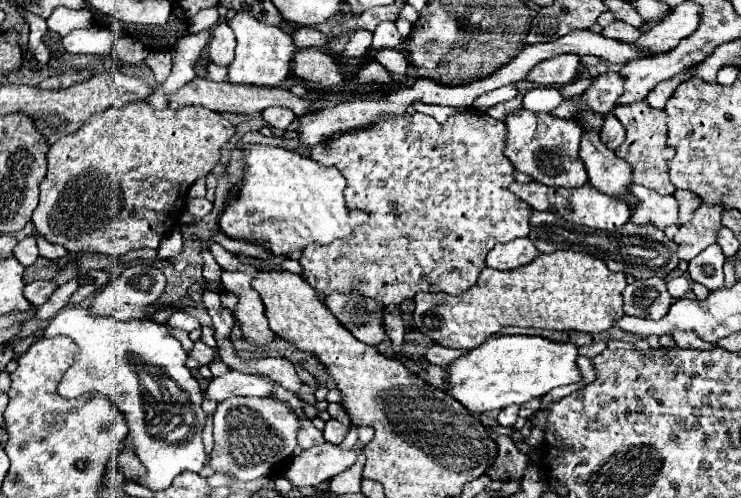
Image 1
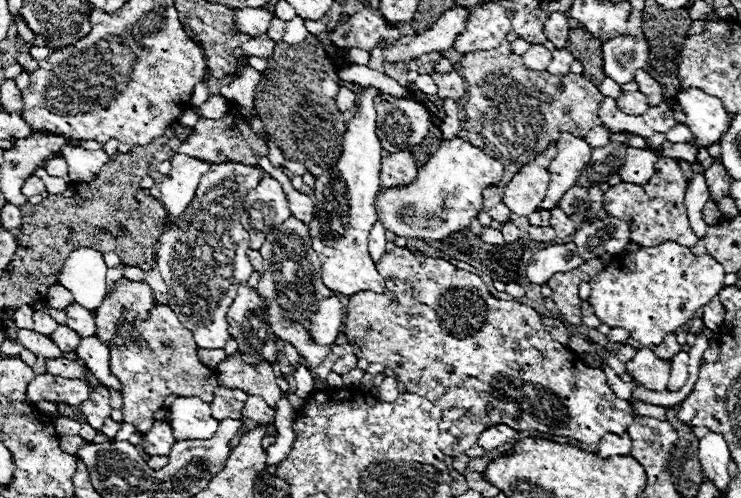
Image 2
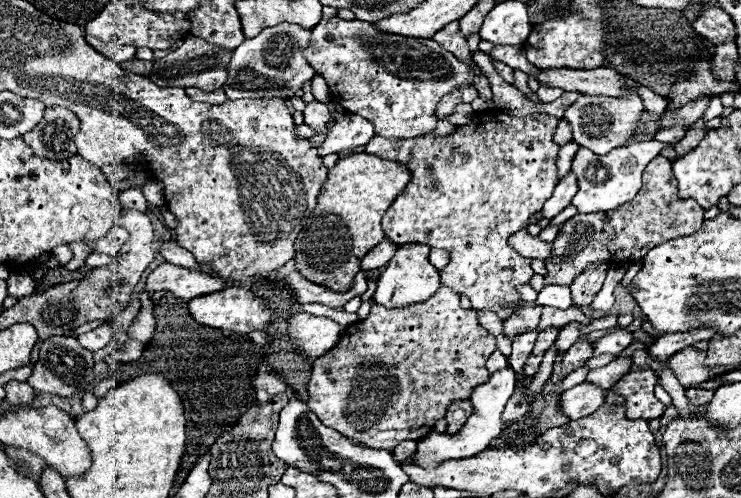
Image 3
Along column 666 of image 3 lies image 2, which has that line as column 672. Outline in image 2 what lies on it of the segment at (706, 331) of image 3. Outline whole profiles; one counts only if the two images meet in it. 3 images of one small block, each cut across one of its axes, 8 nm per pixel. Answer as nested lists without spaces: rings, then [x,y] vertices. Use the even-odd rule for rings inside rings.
[[[666,336],[664,344],[660,344],[660,348],[654,348],[654,352],[662,358],[662,360],[672,360],[678,352],[680,352],[680,344],[676,342],[676,336]]]

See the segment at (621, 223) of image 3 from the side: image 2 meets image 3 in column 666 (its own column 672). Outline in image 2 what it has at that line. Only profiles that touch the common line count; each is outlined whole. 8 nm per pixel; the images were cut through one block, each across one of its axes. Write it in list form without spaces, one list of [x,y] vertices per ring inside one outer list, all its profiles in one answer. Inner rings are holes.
[[[658,158],[656,174],[646,186],[626,184],[620,182],[618,186],[612,186],[604,192],[604,210],[610,216],[622,218],[630,224],[630,240],[638,246],[658,246],[666,240],[676,240],[678,244],[684,244],[692,248],[698,242],[698,236],[692,232],[686,206],[686,176],[678,168],[678,160],[674,158]]]

